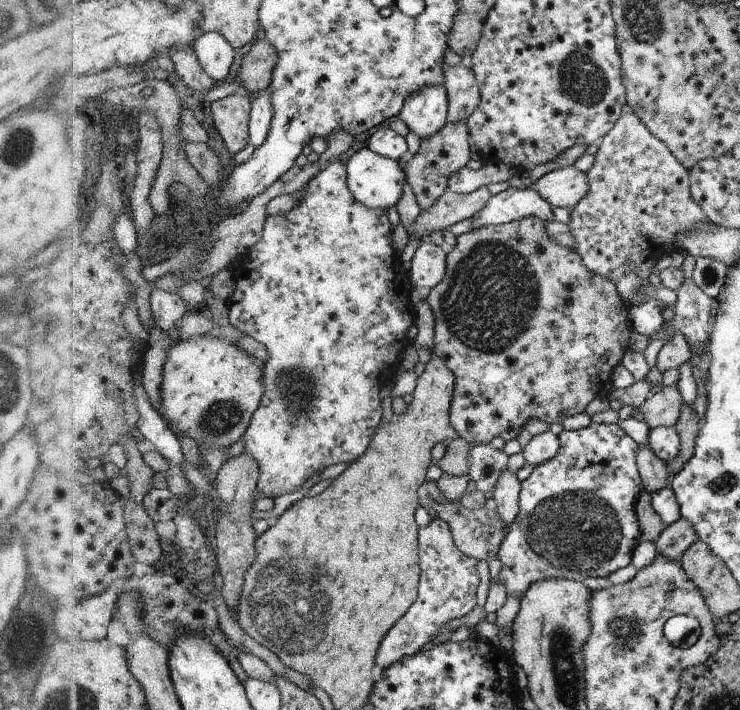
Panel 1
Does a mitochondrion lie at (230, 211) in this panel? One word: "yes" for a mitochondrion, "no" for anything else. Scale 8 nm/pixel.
no

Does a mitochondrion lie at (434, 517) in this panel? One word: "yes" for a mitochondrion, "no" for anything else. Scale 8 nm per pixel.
no

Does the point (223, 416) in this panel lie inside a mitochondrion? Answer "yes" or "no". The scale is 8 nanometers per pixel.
yes

